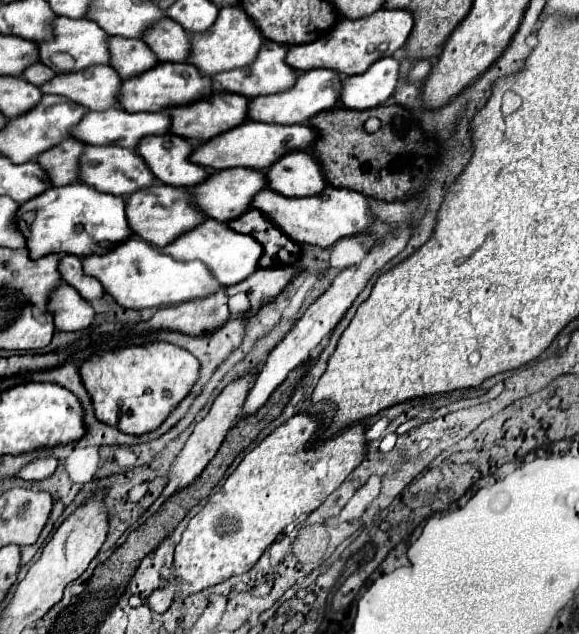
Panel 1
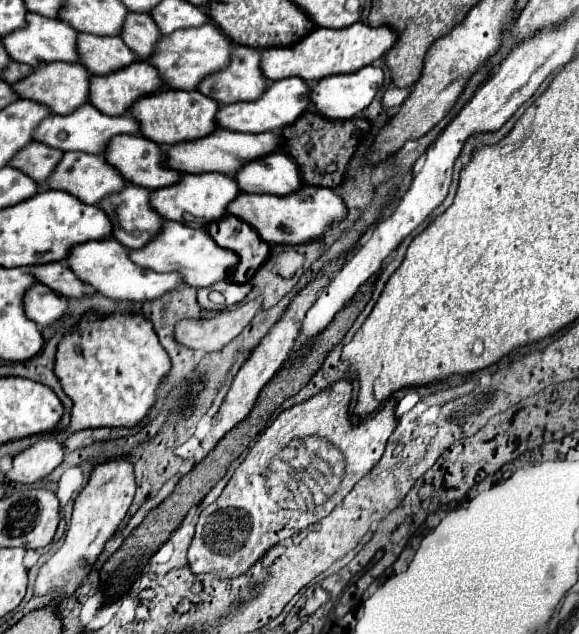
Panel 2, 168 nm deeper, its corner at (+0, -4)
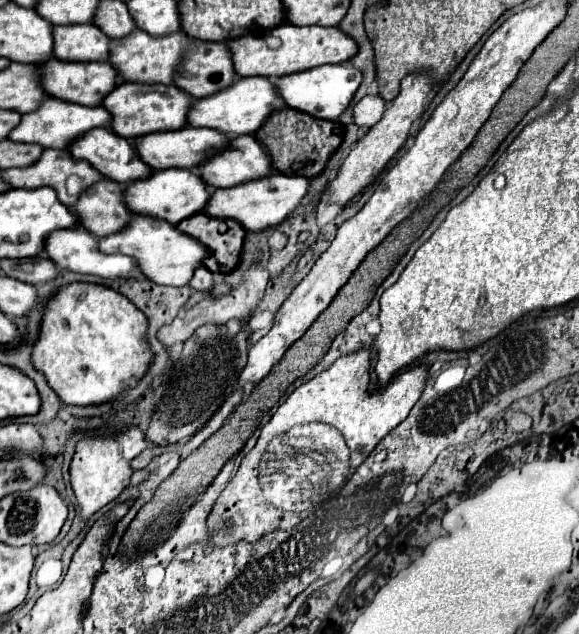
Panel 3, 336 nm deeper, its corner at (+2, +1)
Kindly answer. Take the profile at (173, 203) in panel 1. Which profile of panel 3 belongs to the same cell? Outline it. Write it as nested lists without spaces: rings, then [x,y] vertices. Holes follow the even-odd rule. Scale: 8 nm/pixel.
[[[100,180],[86,188],[70,210],[76,214],[78,224],[98,238],[122,230],[130,220],[130,210],[122,202],[124,186],[112,180]]]

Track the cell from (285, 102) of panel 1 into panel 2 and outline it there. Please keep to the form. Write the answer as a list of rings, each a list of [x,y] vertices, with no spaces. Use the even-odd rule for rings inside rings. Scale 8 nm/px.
[[[288,77],[274,81],[268,91],[256,101],[240,101],[220,107],[220,127],[240,131],[240,133],[264,133],[264,131],[282,131],[286,125],[292,125],[310,105],[310,85],[304,79]]]

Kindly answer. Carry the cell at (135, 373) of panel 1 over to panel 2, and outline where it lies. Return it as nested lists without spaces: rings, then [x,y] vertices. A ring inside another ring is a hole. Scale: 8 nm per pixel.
[[[94,313],[86,315],[80,325],[68,333],[56,353],[56,375],[64,393],[74,401],[72,423],[68,429],[80,431],[88,427],[136,427],[156,403],[160,383],[168,377],[172,361],[152,331],[152,323],[142,315],[112,315],[98,319]]]

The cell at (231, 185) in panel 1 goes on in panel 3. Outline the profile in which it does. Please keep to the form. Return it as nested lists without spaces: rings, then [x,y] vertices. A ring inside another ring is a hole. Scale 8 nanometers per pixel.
[[[156,170],[146,180],[130,182],[122,194],[126,208],[134,214],[148,214],[154,218],[162,218],[170,224],[178,224],[184,218],[190,218],[196,212],[204,210],[208,198],[210,194],[206,190],[206,184],[194,170]]]

